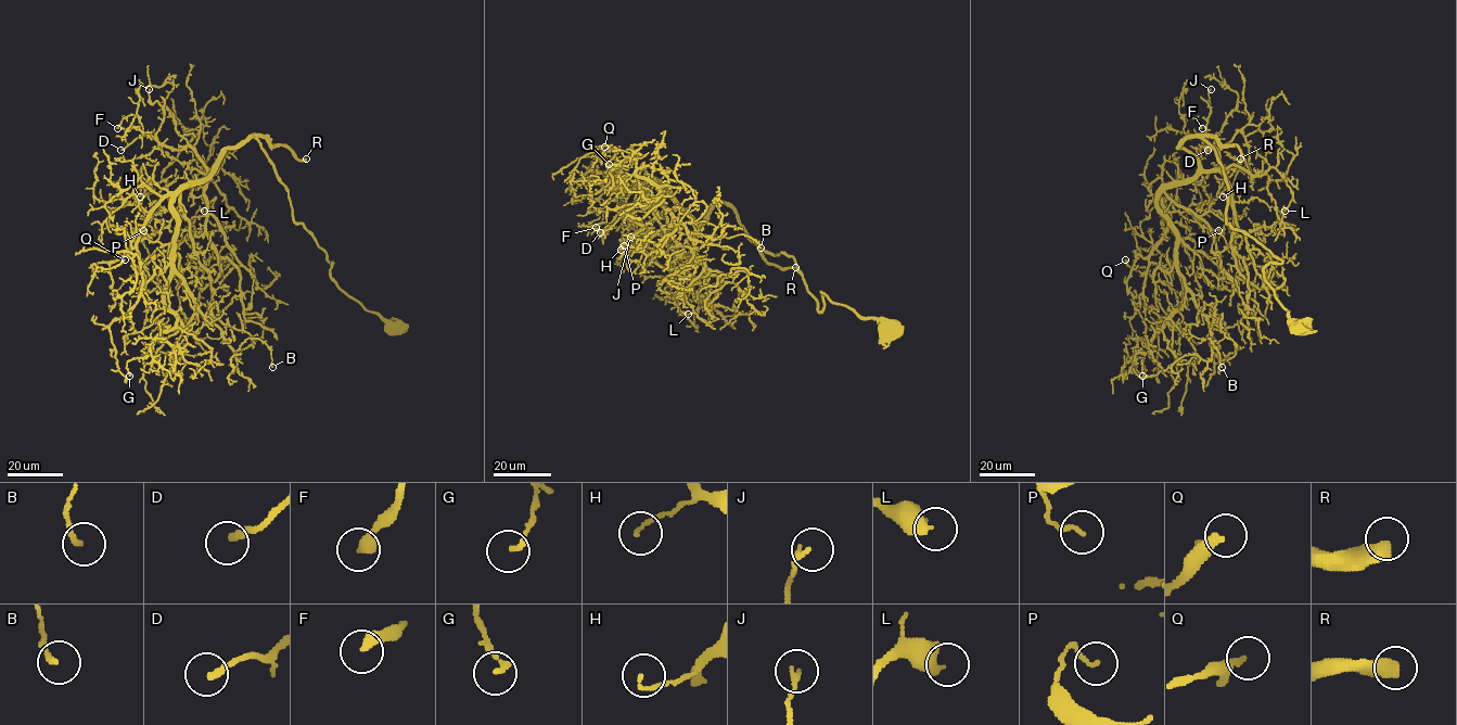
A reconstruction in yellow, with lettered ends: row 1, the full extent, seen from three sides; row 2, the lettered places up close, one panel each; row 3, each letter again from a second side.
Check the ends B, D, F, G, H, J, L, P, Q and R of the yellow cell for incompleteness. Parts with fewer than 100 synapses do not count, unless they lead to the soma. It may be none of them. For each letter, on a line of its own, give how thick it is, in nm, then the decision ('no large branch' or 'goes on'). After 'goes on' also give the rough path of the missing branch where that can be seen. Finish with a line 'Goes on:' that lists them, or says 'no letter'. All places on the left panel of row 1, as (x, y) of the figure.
B: calibre 170 nm; no large branch
D: calibre 240 nm; no large branch
F: calibre 400 nm; no large branch
G: calibre 160 nm; no large branch
H: calibre 90 nm; no large branch
J: calibre 180 nm; no large branch
L: calibre 480 nm; no large branch
P: calibre 120 nm; no large branch
Q: calibre 240 nm; no large branch
R: calibre 550 nm; goes on
Goes on: R

